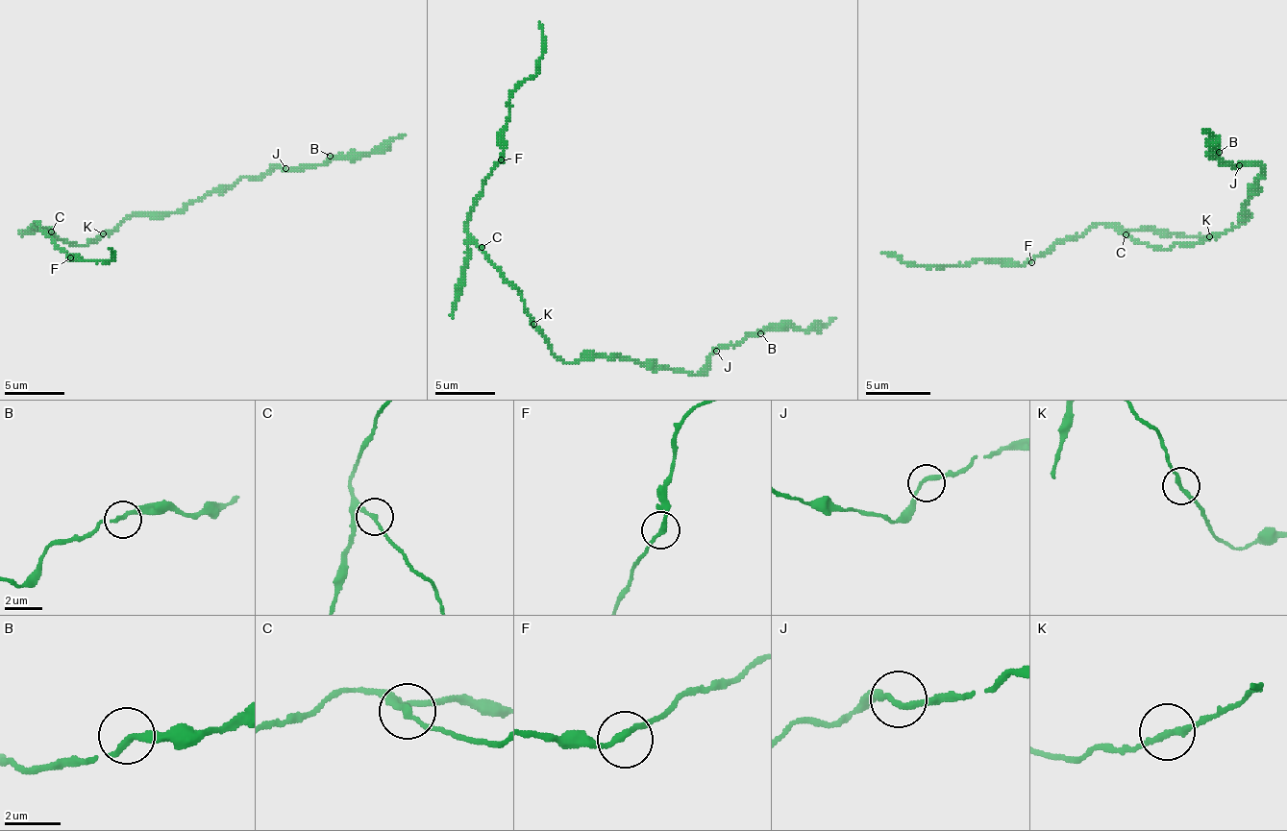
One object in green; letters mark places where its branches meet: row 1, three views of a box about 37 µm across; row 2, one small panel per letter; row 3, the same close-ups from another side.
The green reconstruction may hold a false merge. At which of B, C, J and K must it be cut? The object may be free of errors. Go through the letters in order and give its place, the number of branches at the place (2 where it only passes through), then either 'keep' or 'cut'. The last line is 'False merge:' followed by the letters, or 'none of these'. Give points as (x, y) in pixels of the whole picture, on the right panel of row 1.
B: place (1219, 152); branches 2; keep
C: place (1126, 234); branches 2; cut
J: place (1239, 165); branches 2; keep
K: place (1209, 236); branches 2; keep
False merge: C

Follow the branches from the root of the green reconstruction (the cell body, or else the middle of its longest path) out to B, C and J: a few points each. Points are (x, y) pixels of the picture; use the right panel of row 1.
B: (1213, 236), (1251, 217), (1245, 214), (1245, 204), (1265, 172), (1258, 165), (1225, 165), (1219, 152)
C: (1213, 236), (1161, 250), (1148, 246), (1126, 233)
J: (1213, 236), (1251, 217), (1245, 214), (1245, 204), (1255, 182), (1265, 172), (1258, 165), (1239, 165)

